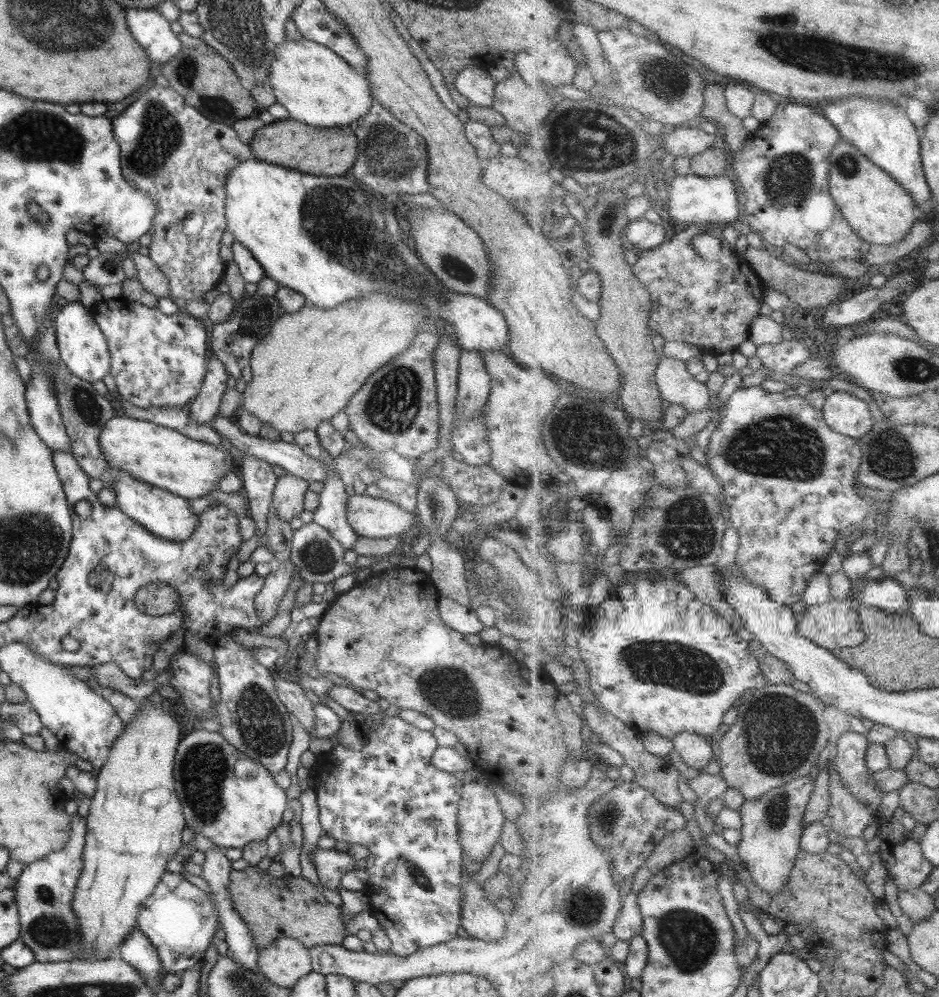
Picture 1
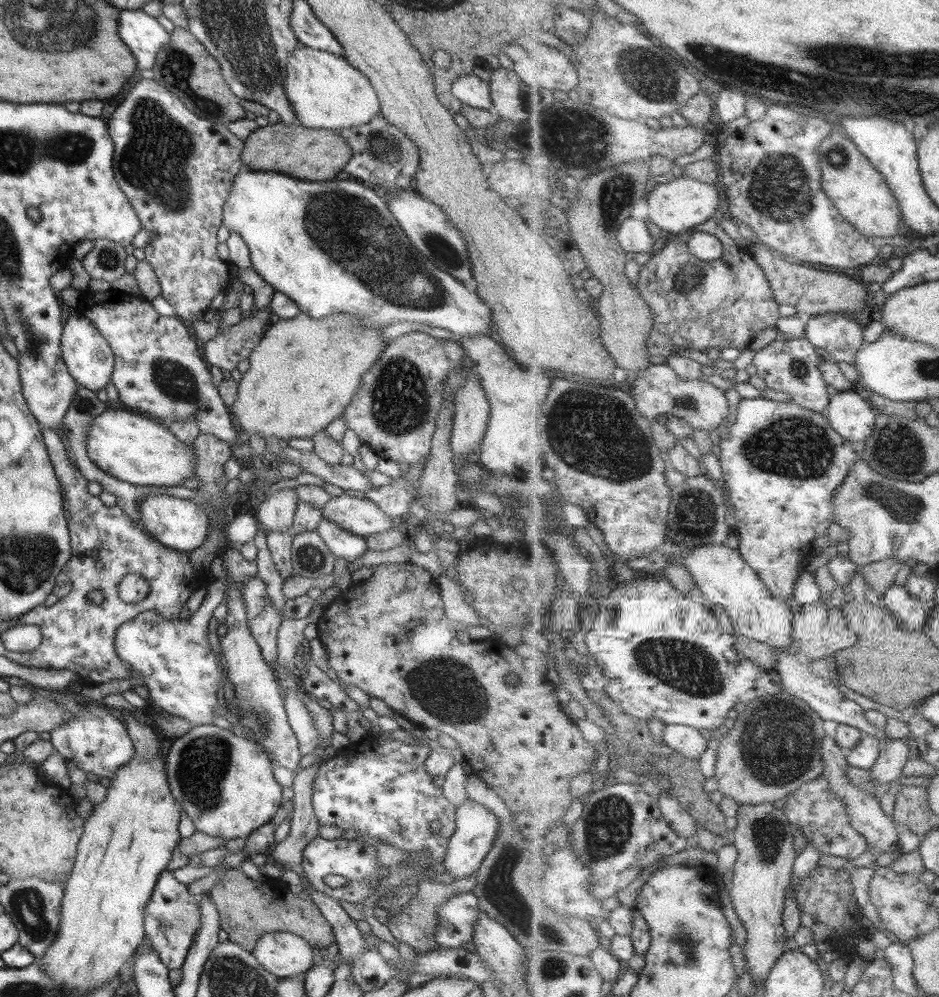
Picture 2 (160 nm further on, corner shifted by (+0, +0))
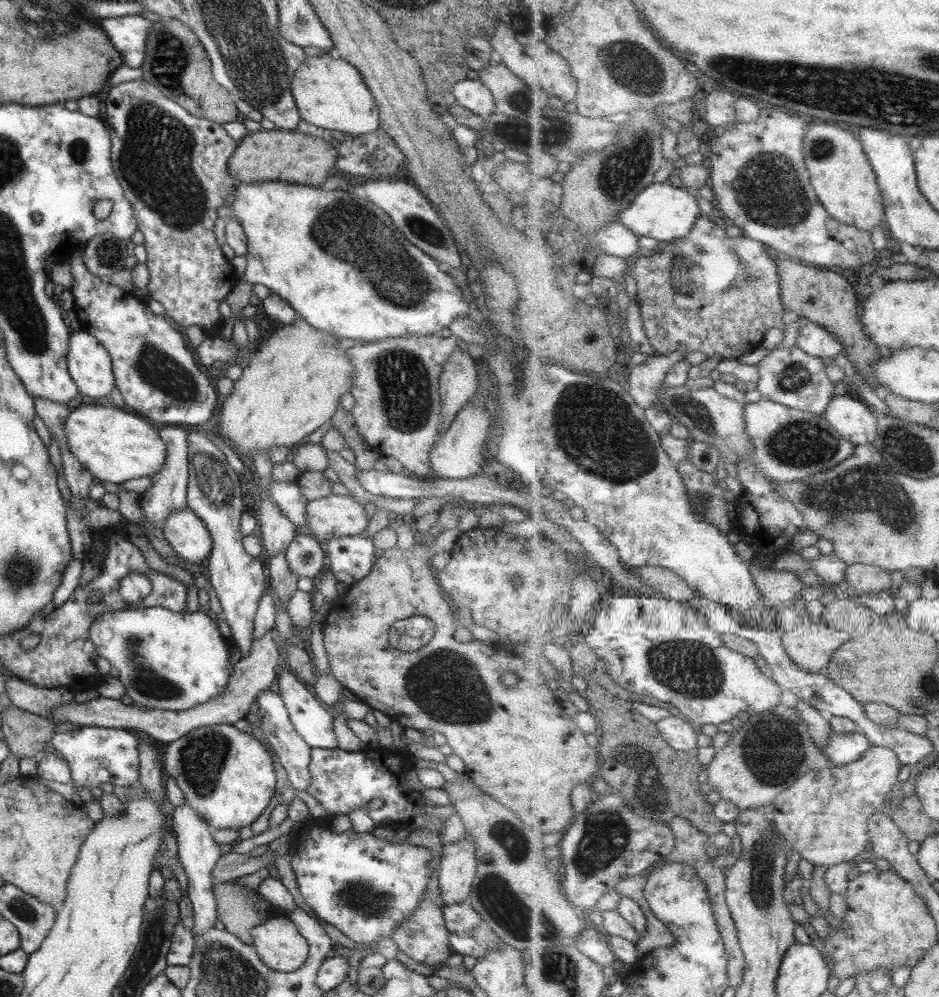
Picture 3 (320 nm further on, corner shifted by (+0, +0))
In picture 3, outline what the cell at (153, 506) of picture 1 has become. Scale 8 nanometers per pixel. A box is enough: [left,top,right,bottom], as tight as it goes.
[161,508,212,565]

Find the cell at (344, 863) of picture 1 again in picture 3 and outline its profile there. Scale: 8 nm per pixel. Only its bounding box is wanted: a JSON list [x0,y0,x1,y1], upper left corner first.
[290,824,431,942]

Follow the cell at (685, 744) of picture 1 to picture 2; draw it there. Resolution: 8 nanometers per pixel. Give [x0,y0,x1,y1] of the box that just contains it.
[665,725,707,761]

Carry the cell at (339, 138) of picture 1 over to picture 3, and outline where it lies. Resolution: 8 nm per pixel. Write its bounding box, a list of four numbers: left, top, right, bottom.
[227,128,335,187]

